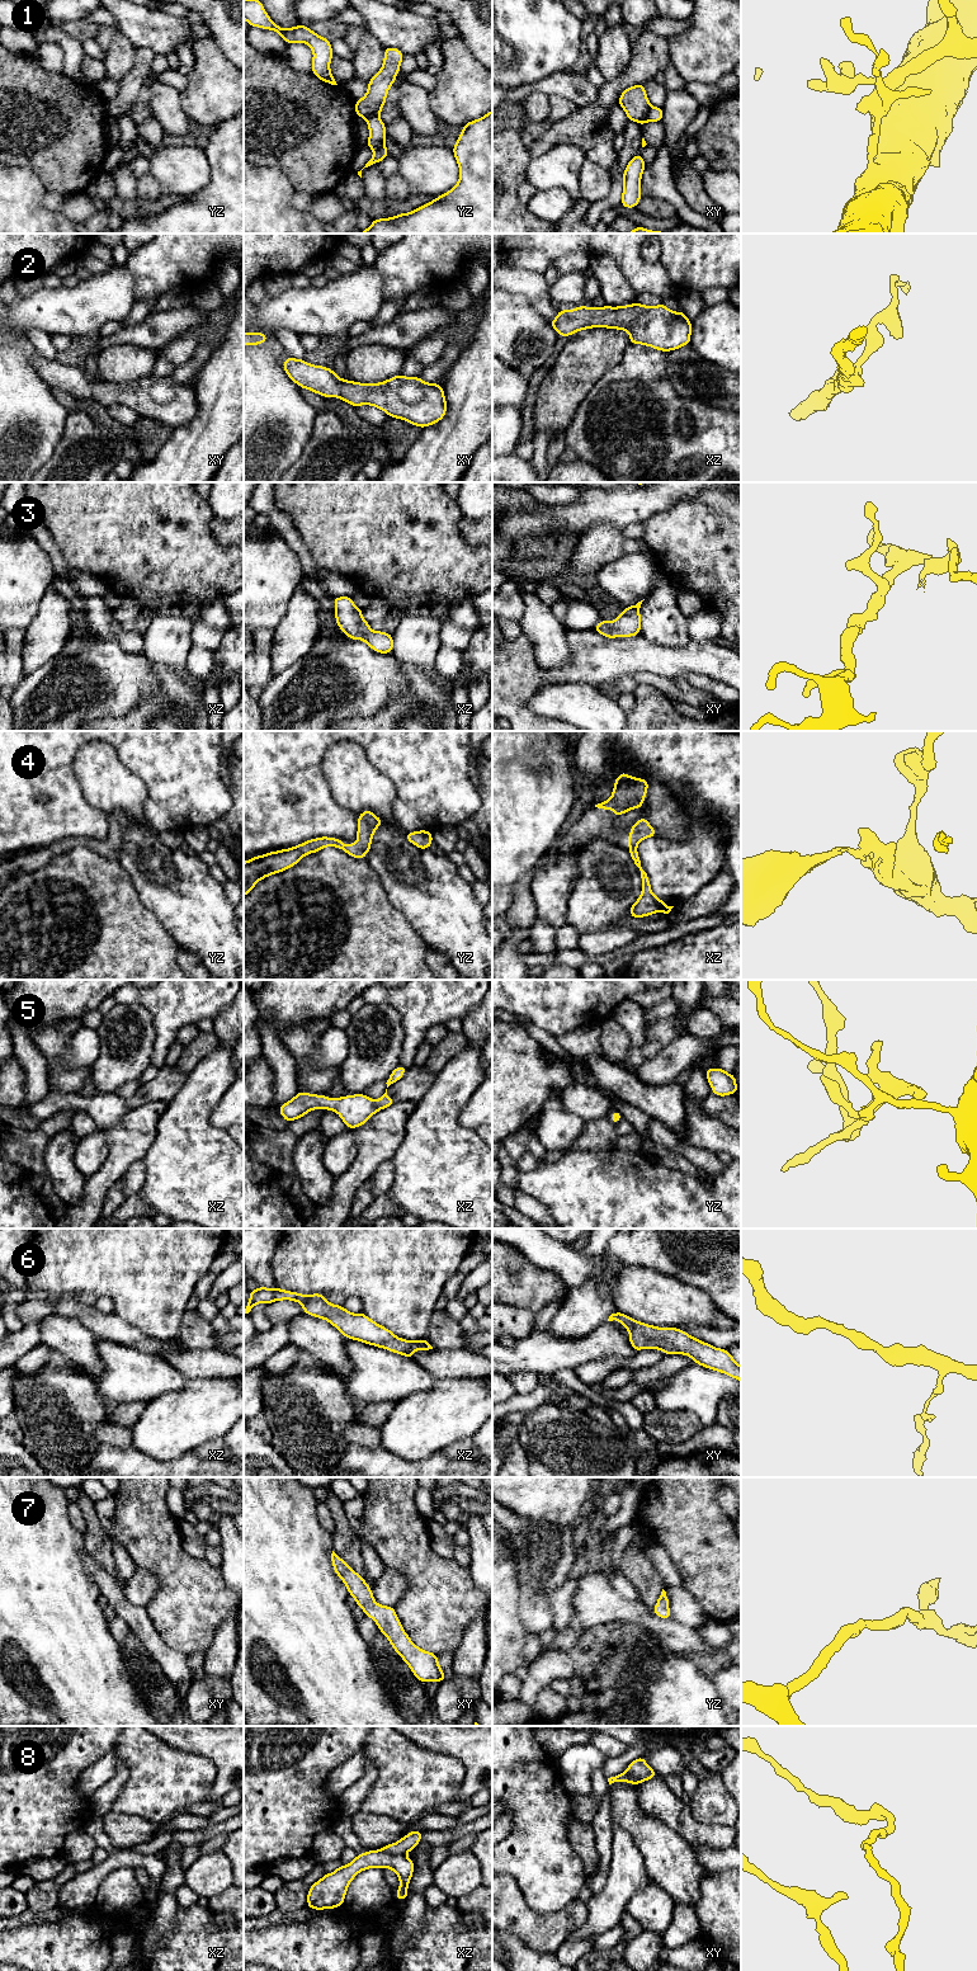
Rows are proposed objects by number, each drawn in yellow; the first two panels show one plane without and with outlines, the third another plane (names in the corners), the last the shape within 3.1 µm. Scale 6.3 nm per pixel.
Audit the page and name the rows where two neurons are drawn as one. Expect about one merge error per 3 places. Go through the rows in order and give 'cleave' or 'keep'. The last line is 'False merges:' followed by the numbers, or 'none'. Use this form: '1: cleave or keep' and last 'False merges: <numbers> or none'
1: cleave
2: keep
3: keep
4: keep
5: keep
6: keep
7: keep
8: cleave
False merges: 1, 8

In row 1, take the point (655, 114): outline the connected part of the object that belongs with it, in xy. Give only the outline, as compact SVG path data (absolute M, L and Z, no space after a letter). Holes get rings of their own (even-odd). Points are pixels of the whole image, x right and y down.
M651 107L648 114L643 119L643 122L641 123L641 128L643 128L643 124L646 122L661 122L662 118L664 118L664 110L662 110L662 108Z

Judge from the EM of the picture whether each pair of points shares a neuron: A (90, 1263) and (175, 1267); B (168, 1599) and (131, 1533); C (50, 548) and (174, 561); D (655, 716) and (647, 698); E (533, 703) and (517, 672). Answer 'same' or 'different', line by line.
A: same
B: same
C: different
D: same
E: different

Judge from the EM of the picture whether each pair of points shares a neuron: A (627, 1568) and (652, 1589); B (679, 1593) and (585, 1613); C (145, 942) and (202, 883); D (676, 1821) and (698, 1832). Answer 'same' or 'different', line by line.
A: same
B: different
C: different
D: same

